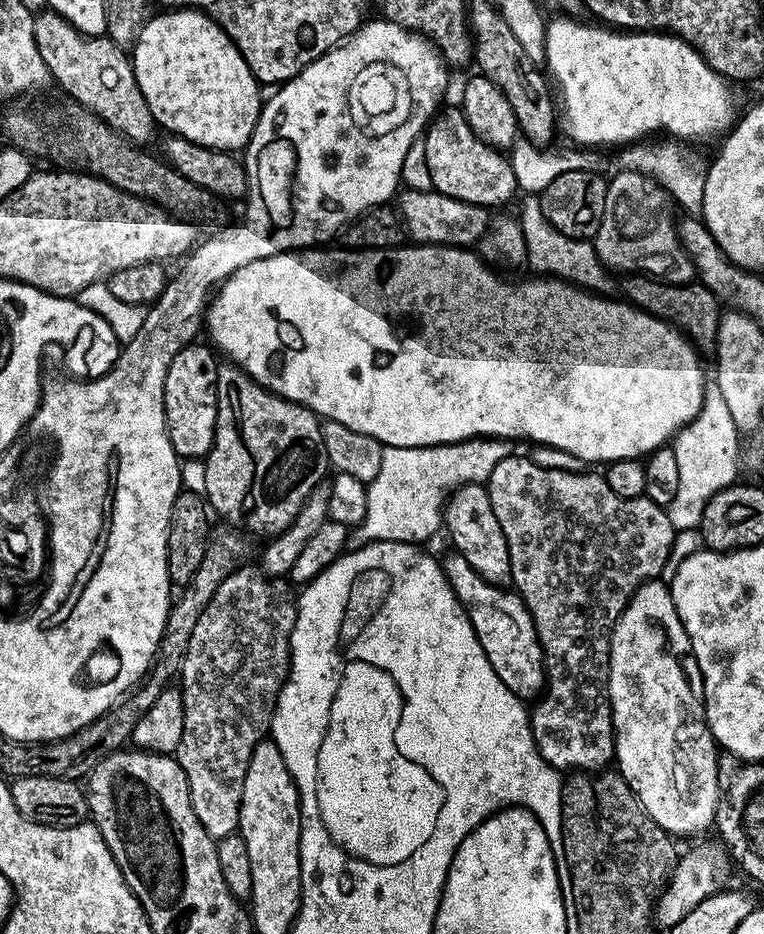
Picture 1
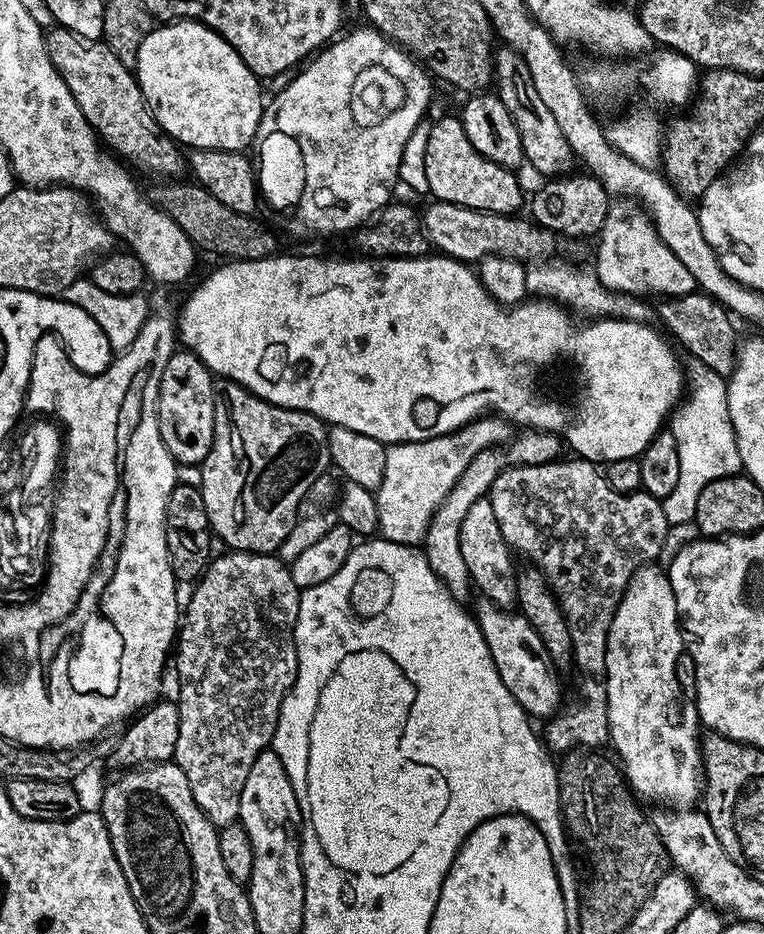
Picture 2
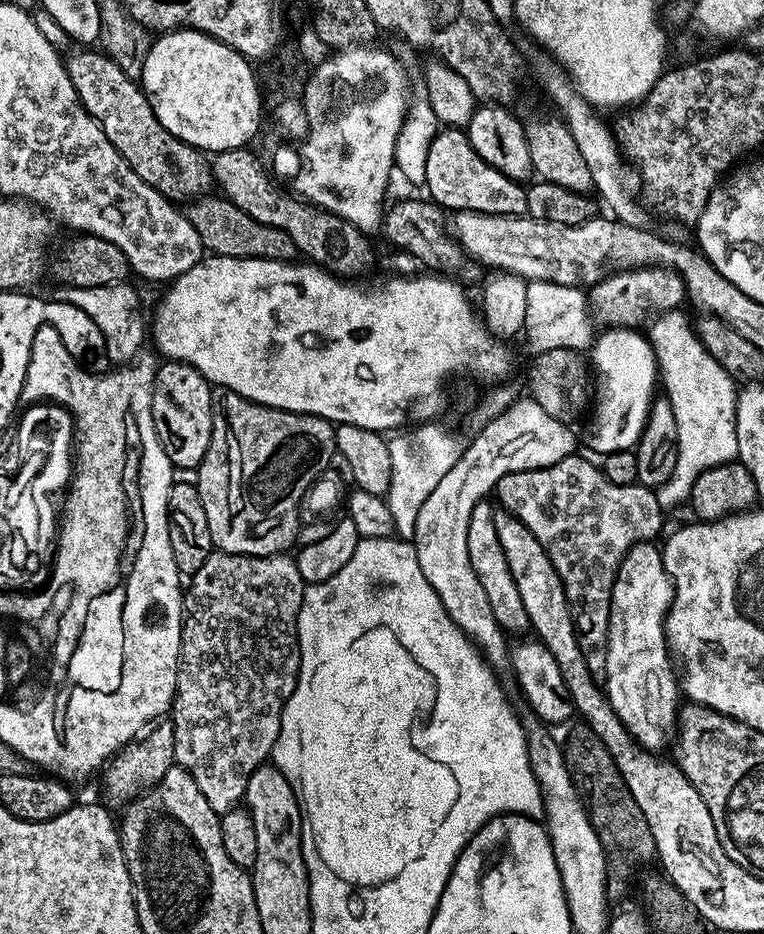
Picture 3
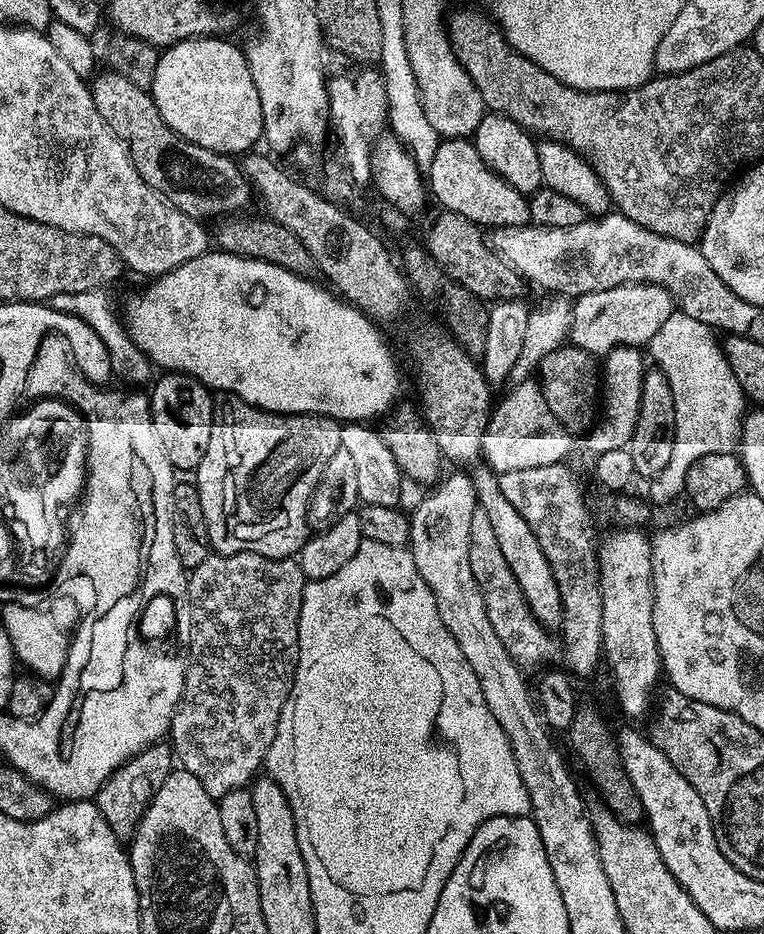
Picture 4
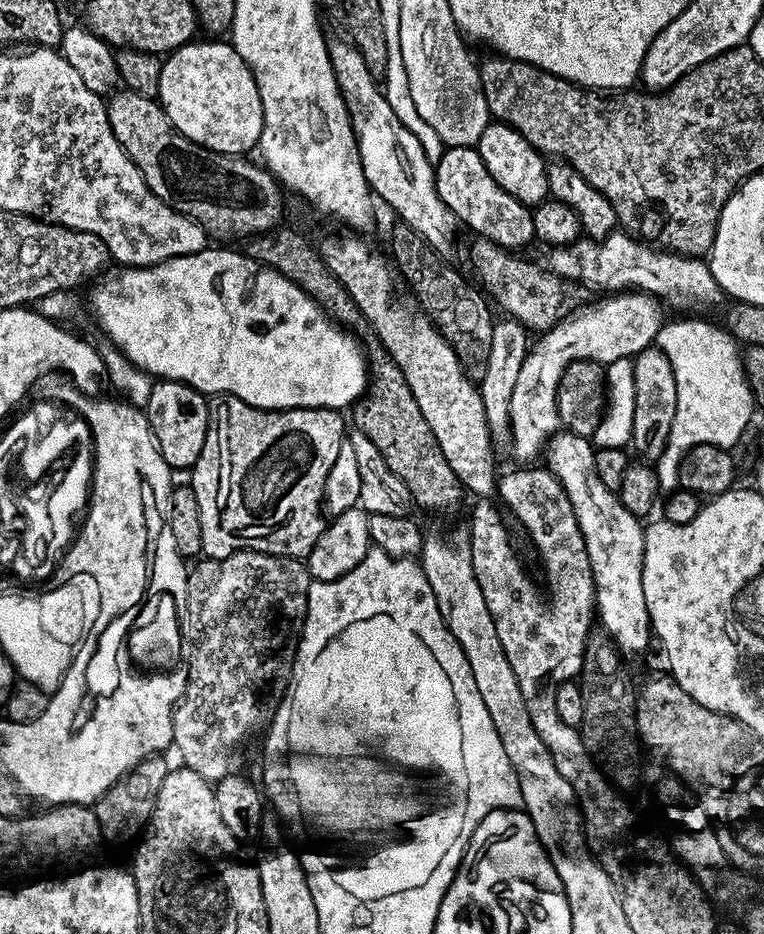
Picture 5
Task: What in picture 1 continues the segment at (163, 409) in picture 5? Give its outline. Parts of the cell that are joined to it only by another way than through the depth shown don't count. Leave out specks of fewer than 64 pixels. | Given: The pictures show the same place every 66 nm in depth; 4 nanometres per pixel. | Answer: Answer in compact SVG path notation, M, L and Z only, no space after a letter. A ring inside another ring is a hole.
M200 343L187 344L174 354L164 383L164 421L168 437L177 456L185 461L207 457L216 433L216 383L220 364L217 353L207 343Z

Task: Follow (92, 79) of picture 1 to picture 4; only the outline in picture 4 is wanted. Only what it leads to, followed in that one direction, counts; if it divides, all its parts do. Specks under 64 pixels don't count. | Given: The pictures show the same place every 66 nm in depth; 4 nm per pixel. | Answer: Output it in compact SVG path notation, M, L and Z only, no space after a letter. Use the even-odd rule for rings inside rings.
M104 70L101 76L100 74L101 72L90 84L94 106L98 110L98 114L102 114L106 126L110 126L110 130L114 130L114 134L127 148L128 157L134 162L138 174L154 191L162 194L173 206L182 210L187 216L193 216L195 220L201 222L207 221L207 216L223 218L229 214L243 213L247 209L244 207L254 200L254 189L248 183L243 167L237 161L235 164L232 161L235 159L231 155L206 150L202 146L182 138L164 121L158 106L145 89L134 86L134 82L122 78L117 72Z

